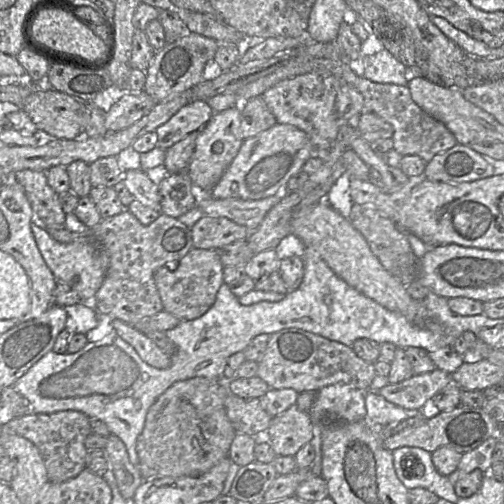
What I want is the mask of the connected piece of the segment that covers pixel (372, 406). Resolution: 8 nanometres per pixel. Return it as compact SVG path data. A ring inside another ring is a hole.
M376 374L370 385L372 392L366 394L365 397L367 420L372 425L381 428L390 424L397 424L420 413L420 410L409 410L399 407L381 396L378 390L388 384L388 376Z

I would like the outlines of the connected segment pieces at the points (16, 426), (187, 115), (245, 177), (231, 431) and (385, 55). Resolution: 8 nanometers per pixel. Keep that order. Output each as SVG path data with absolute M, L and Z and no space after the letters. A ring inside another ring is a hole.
M69 410L52 414L30 413L12 418L1 430L22 436L38 448L47 470L48 483L65 482L86 468L87 449L84 441L91 428L90 419L81 412Z
M191 101L157 128L157 147L163 150L171 148L190 133L200 131L213 115L214 112L206 101Z
M276 123L243 141L237 156L212 189L212 195L216 199L260 200L281 194L288 180L314 155L315 148L305 132L289 124Z
M195 377L171 385L149 408L142 432L136 440L138 469L144 480L199 476L228 456L237 431L229 420L225 399L230 394L222 379Z
M386 49L362 59L364 78L376 83L408 86L407 68Z

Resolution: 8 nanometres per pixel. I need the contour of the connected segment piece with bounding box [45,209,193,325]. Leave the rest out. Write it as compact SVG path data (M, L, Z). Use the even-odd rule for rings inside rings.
M124 209L118 215L103 218L86 232L72 233L66 227L45 228L53 239L61 243L70 243L80 237L91 240L102 259L105 278L90 303L96 313L130 325L163 311L154 273L168 262L179 262L193 248L191 229L178 218L162 213L149 225L143 225L128 209Z

